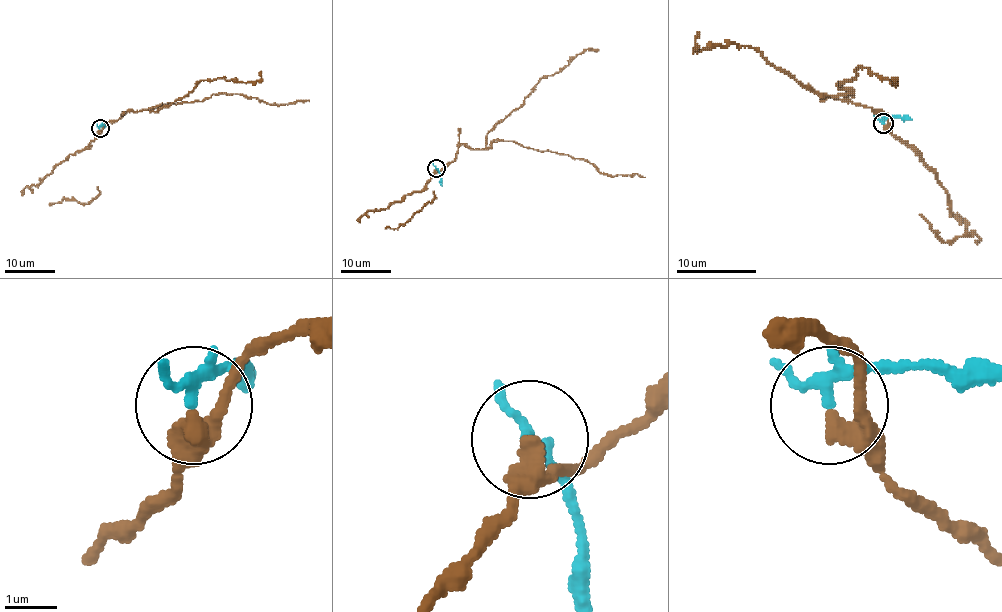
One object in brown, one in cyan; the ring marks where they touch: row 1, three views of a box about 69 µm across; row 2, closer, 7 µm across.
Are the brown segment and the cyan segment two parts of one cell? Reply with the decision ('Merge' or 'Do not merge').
Do not merge

